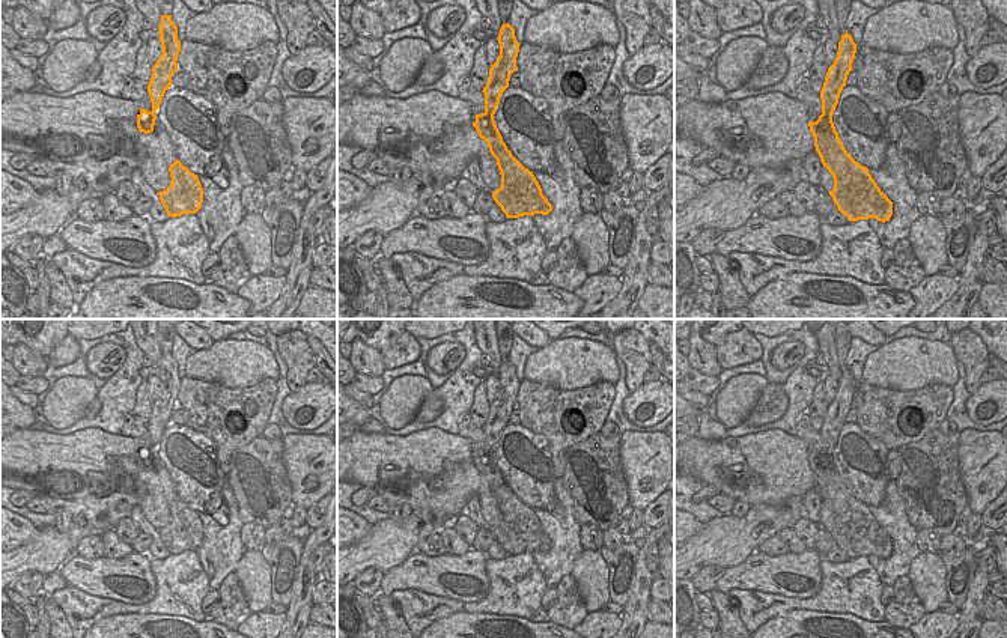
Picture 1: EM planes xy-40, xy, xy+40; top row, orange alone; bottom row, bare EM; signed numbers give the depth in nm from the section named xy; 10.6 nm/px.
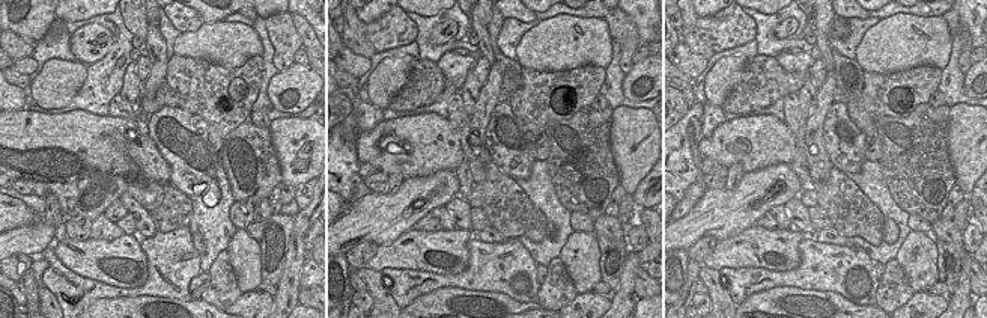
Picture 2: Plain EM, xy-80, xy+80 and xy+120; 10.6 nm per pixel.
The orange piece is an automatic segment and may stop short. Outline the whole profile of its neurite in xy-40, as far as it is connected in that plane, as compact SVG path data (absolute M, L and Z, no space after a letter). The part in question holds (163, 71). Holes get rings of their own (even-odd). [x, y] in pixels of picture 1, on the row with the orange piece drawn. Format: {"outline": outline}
{"outline": "M161 15L160 24L160 42L163 54L160 60L152 66L152 77L148 84L148 93L151 96L152 110L148 111L140 107L137 114L137 128L140 132L149 134L154 131L157 120L155 111L158 110L161 99L169 87L172 87L172 77L178 71L178 56L181 51L181 41L178 39L178 27L172 21L172 15Z"}

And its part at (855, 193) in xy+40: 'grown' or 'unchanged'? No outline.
unchanged

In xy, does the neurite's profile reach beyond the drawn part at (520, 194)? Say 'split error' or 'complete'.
complete

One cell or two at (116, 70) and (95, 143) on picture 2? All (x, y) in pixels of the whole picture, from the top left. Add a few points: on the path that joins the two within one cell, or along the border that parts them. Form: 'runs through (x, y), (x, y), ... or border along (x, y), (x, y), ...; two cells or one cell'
border along (68, 110), (88, 110), (107, 116); two cells

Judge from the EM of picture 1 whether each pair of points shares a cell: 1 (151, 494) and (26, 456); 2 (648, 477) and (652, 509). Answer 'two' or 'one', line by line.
1: one
2: two

